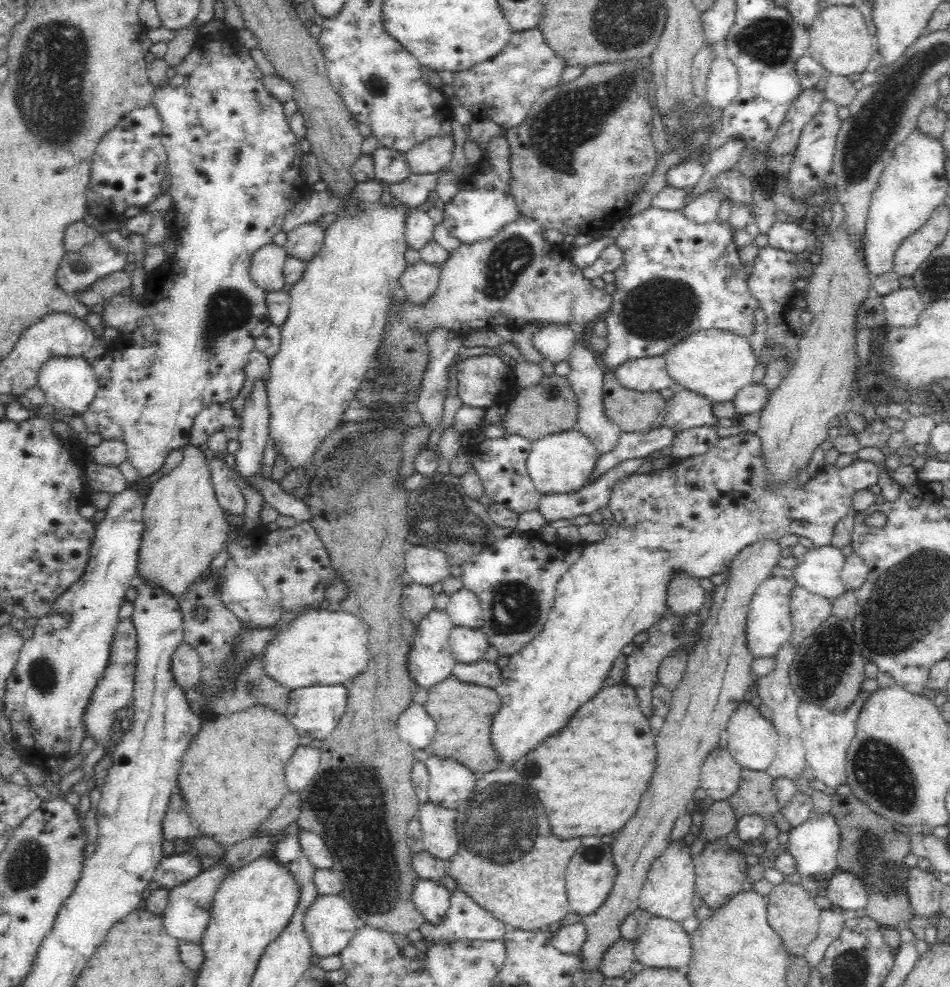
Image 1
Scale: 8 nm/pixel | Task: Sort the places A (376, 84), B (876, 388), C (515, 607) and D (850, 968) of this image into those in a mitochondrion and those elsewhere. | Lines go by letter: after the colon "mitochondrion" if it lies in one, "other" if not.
A: mitochondrion
B: other
C: mitochondrion
D: mitochondrion

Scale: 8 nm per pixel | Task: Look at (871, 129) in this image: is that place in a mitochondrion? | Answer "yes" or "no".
yes

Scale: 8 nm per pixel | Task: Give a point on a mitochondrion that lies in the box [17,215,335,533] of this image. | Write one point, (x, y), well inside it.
(228, 309)

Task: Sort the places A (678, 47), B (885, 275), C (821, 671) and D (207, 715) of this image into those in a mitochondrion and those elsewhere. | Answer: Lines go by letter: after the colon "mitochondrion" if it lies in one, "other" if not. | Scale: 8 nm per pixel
A: other
B: other
C: mitochondrion
D: other

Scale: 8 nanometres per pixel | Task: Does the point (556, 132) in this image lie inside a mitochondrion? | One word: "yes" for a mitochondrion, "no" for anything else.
yes

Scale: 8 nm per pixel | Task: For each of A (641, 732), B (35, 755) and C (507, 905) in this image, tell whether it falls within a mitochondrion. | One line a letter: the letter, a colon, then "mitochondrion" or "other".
A: other
B: other
C: other

